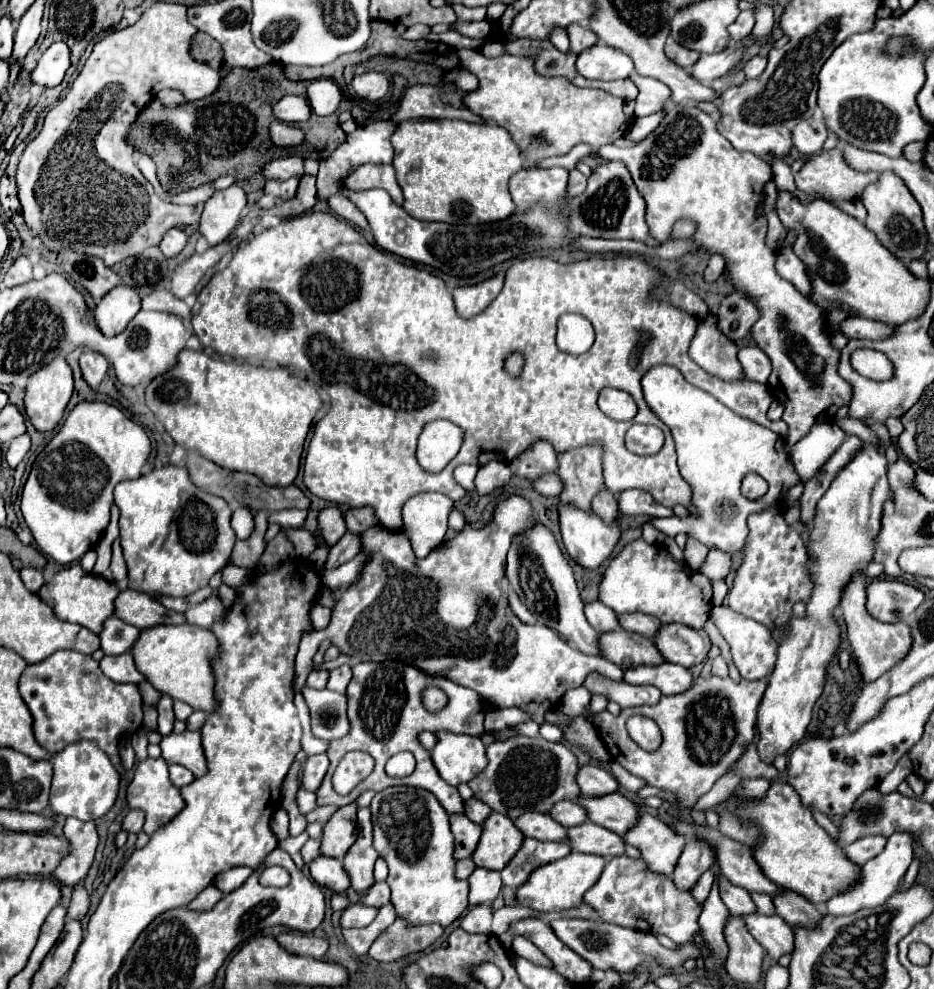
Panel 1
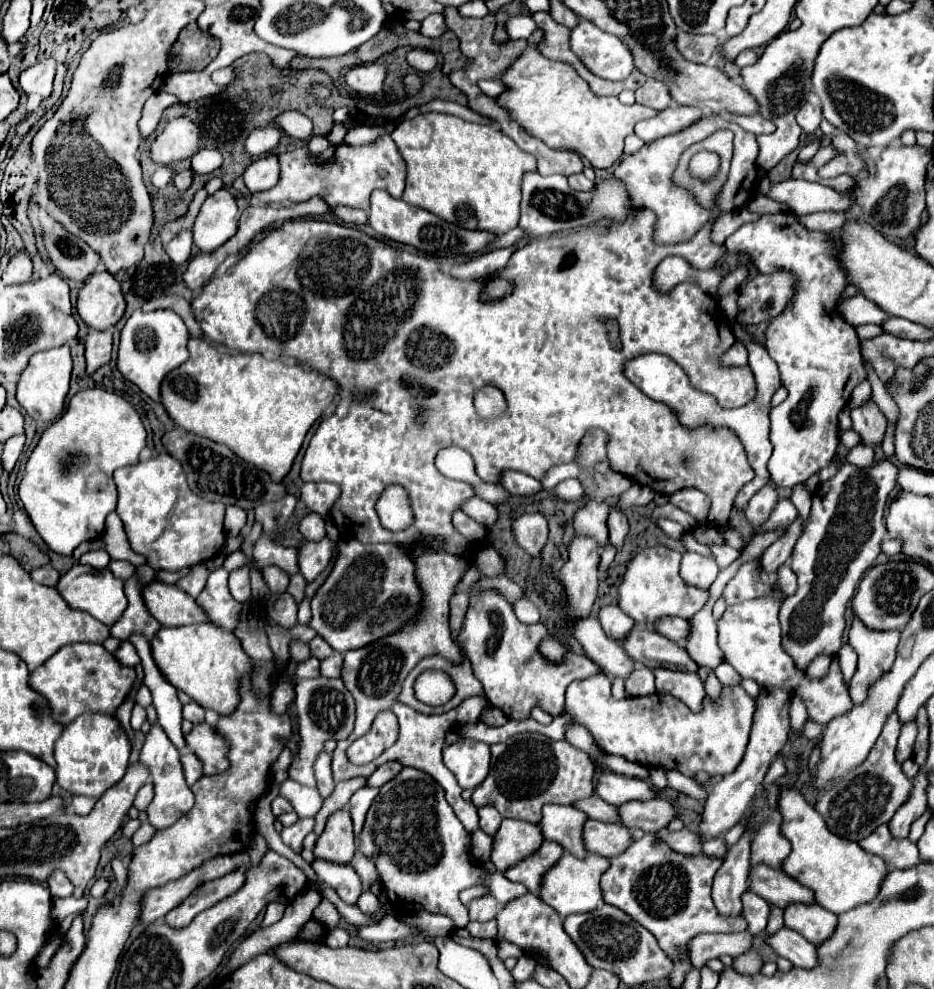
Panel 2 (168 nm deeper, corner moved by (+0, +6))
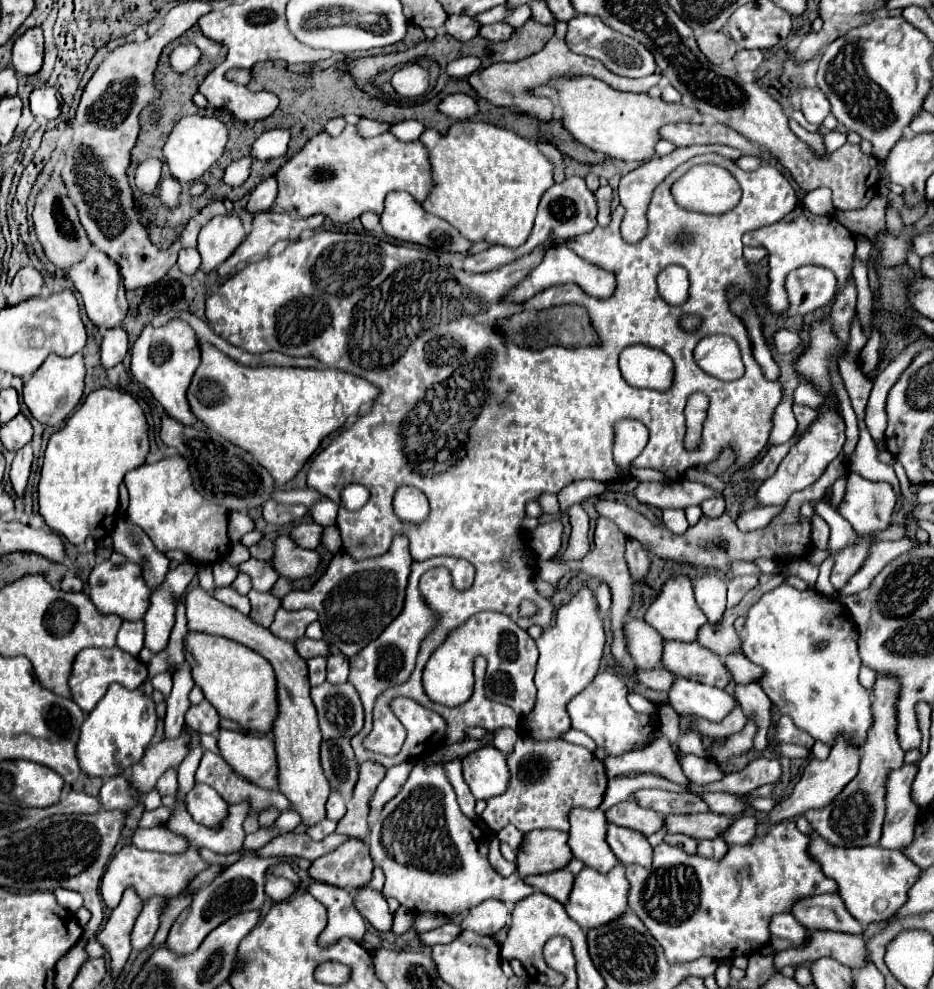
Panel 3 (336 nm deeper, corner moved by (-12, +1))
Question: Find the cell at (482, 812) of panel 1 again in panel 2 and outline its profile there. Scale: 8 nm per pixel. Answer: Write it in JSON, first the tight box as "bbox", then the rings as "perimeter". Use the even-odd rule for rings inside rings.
{"bbox":[478,806,502,834],"perimeter":[[[480,806],[478,808],[478,816],[480,816],[480,828],[486,832],[486,834],[494,834],[496,832],[496,828],[500,826],[500,820],[502,820],[502,816],[496,812],[496,808],[494,806]]]}

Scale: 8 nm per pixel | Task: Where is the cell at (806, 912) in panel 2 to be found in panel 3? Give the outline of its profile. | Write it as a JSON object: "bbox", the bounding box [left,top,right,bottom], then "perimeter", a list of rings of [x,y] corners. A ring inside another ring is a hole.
{"bbox":[774,933,868,973],"perimeter":[[[816,933],[808,945],[800,949],[778,951],[774,957],[774,971],[780,973],[784,965],[810,965],[820,957],[832,957],[850,969],[860,969],[868,963],[868,951],[862,937],[852,937],[848,933]]]}

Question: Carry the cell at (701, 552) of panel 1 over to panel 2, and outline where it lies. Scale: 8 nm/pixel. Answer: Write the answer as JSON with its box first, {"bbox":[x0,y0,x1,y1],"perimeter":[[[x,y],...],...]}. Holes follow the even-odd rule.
{"bbox":[680,552,718,588],"perimeter":[[[684,552],[680,562],[680,576],[688,584],[696,584],[698,588],[710,588],[718,576],[718,566],[712,556]]]}

